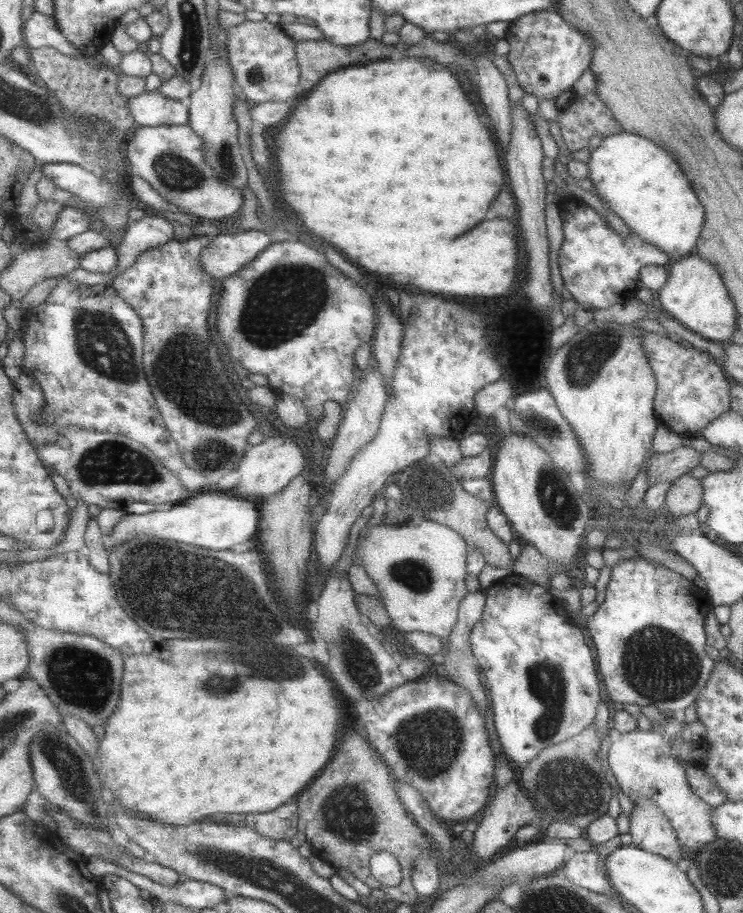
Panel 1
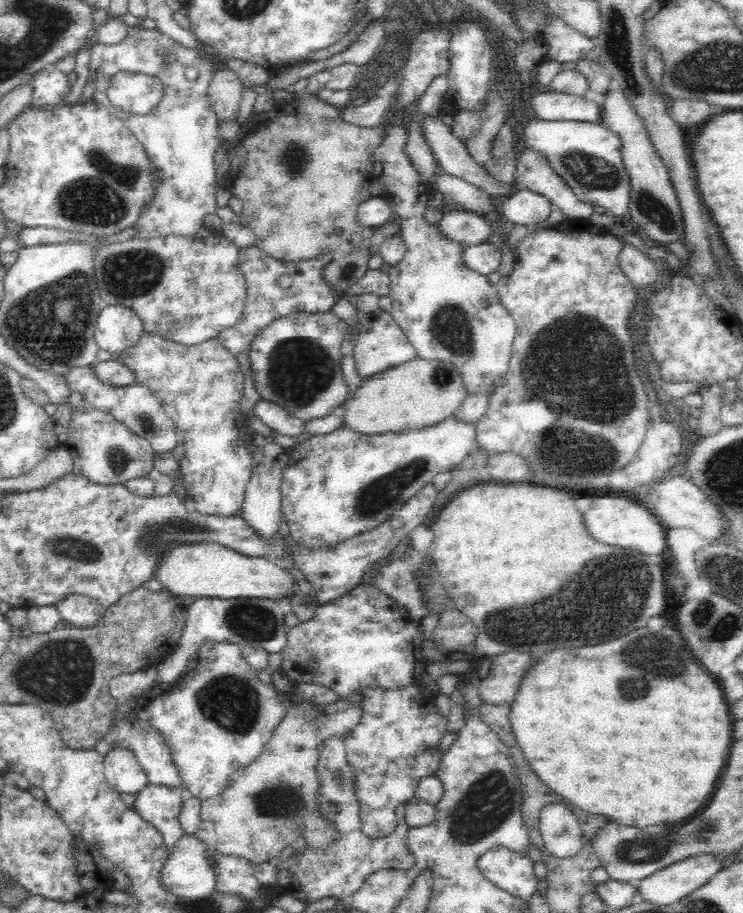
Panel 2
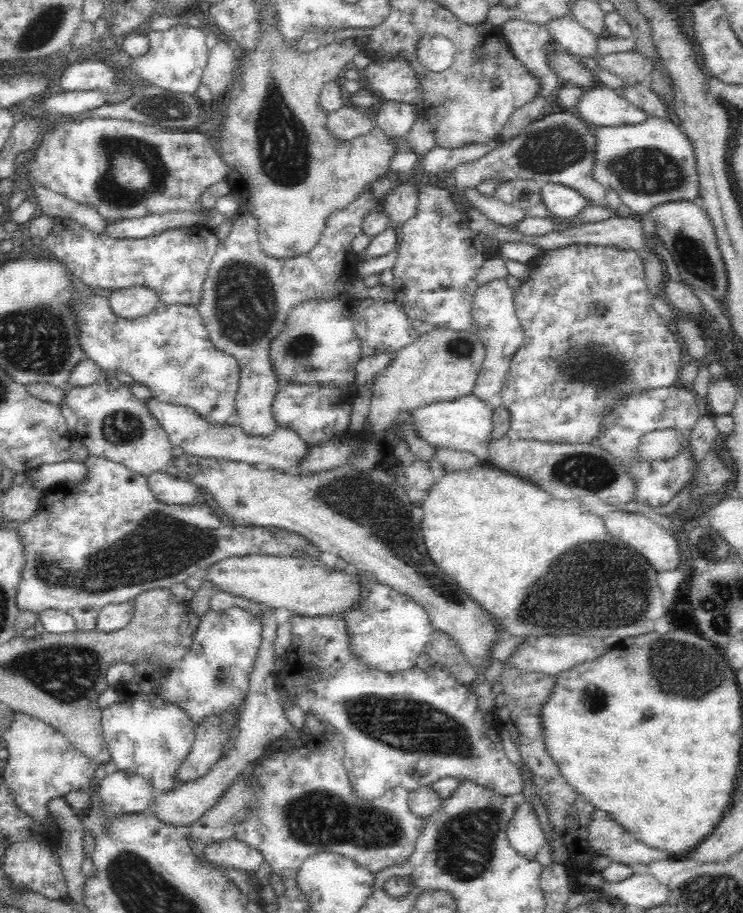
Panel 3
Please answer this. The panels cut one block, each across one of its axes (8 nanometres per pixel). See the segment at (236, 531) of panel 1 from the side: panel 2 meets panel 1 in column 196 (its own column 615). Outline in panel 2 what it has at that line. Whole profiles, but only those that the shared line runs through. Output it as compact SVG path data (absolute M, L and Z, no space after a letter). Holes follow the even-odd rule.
M592 496L590 507L583 512L586 526L598 542L606 542L612 546L634 548L646 556L662 554L666 550L666 527L658 516L645 503L634 504L628 498L610 498L610 496Z

